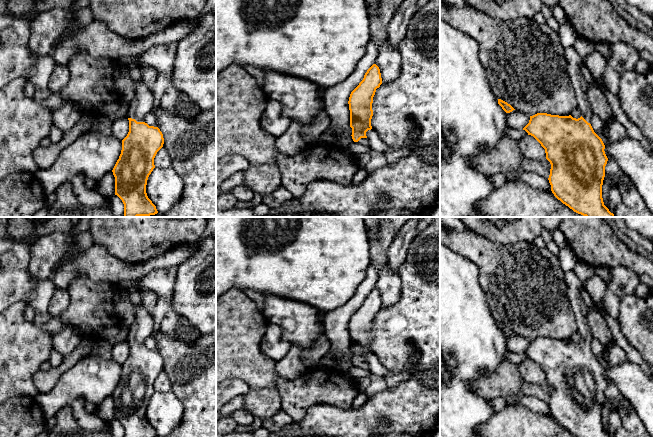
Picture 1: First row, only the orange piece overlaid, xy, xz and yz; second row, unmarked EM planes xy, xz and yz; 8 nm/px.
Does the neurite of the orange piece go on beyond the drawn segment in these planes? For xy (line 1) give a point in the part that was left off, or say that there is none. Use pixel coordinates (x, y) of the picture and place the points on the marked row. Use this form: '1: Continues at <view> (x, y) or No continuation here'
1: Continues at xy (142, 104)

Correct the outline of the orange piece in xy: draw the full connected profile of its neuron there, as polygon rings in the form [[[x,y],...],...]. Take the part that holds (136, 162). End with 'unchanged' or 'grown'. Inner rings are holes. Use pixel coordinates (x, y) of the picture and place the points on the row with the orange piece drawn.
[[[143,80],[134,82],[135,98],[131,101],[127,118],[129,120],[129,132],[122,140],[122,150],[112,172],[115,177],[115,195],[124,204],[124,217],[150,216],[158,213],[156,206],[148,198],[146,193],[147,180],[153,169],[154,158],[163,147],[163,134],[158,127],[149,126],[144,118],[152,112],[154,98],[146,88]]] | grown

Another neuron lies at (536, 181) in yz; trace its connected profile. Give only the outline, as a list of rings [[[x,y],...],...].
[[[519,170],[514,173],[514,180],[520,180],[535,189],[552,192],[549,180],[533,172]]]

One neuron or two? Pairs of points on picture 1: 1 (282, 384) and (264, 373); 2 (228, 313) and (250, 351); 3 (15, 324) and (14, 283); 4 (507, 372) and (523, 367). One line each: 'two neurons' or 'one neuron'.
1: two neurons
2: one neuron
3: two neurons
4: two neurons

